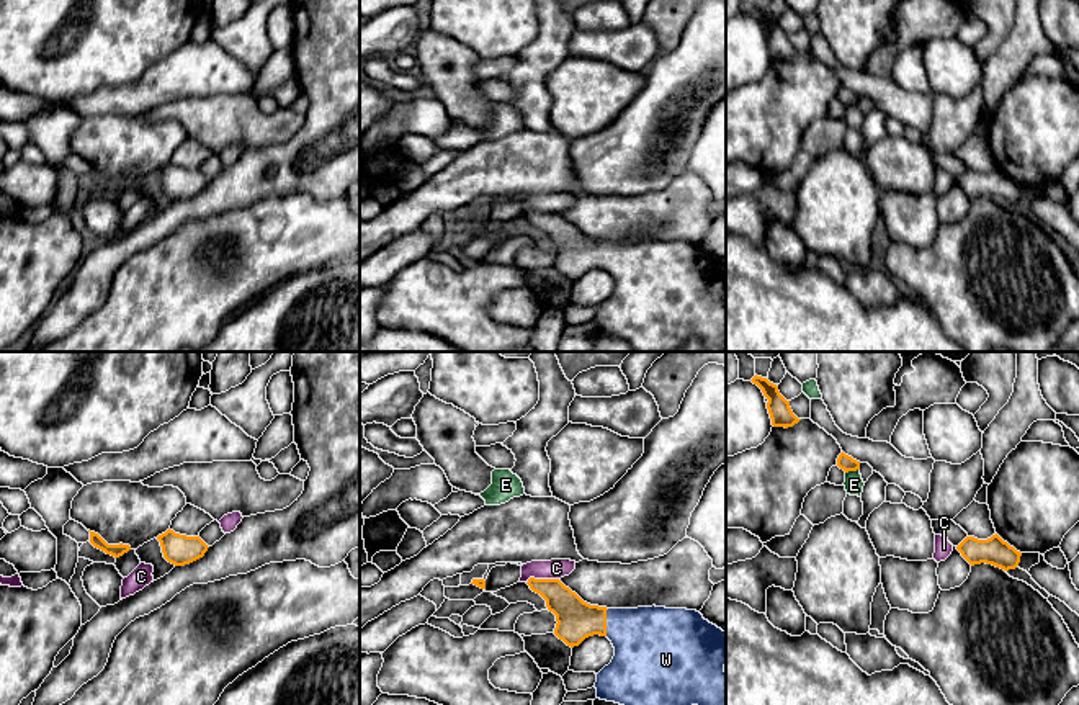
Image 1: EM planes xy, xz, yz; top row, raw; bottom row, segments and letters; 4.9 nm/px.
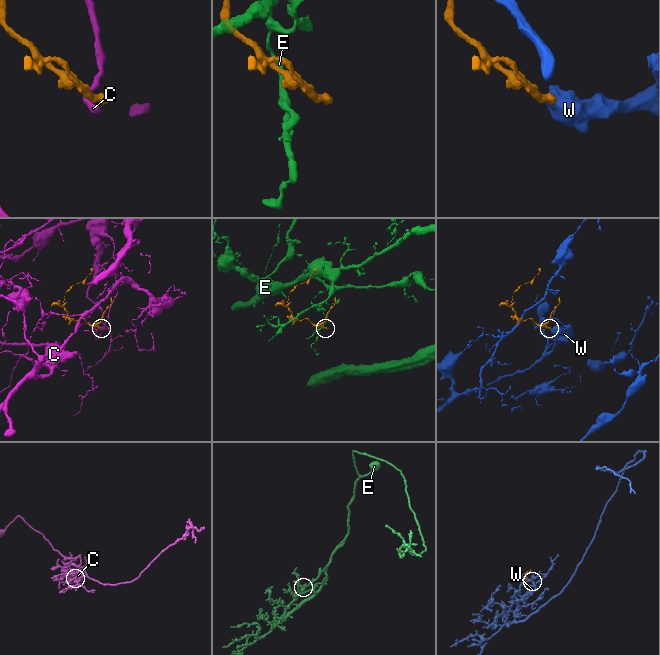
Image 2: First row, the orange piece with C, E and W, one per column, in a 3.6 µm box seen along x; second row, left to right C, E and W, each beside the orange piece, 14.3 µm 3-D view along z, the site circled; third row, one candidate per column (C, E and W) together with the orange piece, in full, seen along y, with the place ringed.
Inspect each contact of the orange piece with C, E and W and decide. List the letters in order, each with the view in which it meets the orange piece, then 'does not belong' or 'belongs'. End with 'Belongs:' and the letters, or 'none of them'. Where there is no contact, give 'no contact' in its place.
C: xz | does not belong
E: yz | does not belong
W: xz | belongs
Belongs: W

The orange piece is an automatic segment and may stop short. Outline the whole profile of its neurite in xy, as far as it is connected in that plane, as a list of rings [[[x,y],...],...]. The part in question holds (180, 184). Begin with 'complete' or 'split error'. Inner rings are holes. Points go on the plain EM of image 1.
complete; [[[170,162],[159,168],[157,173],[163,191],[175,200],[185,200],[203,191],[209,182],[199,170],[180,168]]]

